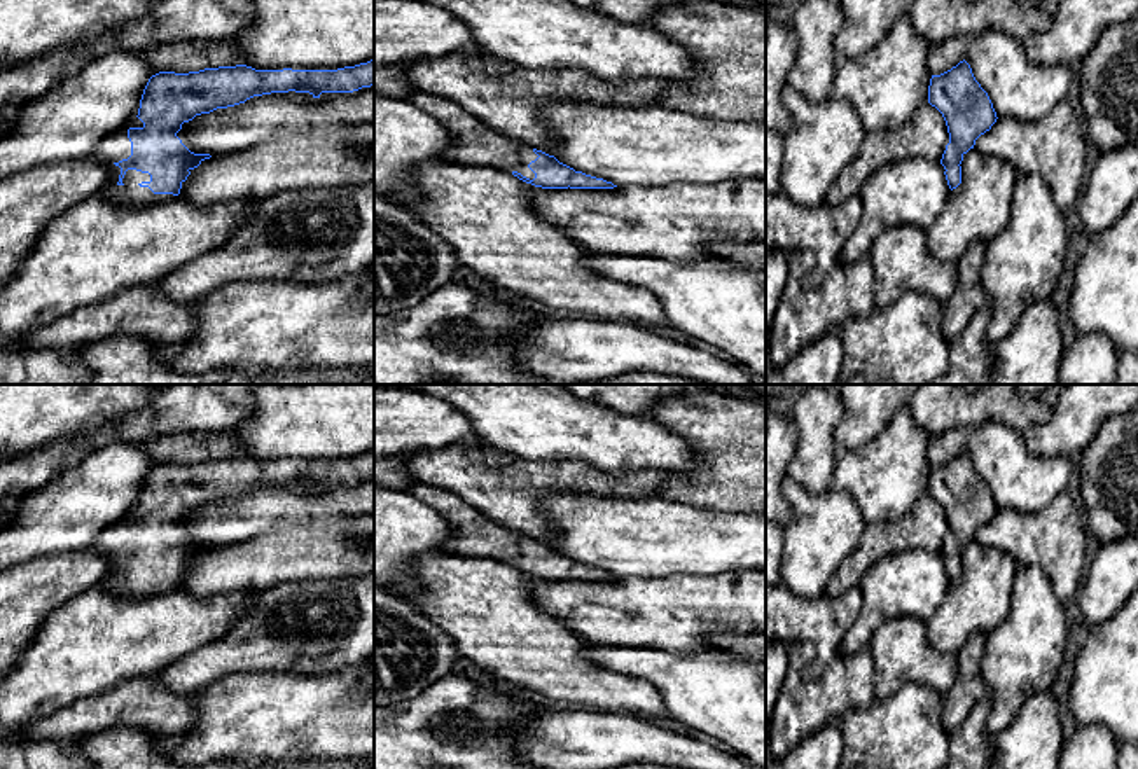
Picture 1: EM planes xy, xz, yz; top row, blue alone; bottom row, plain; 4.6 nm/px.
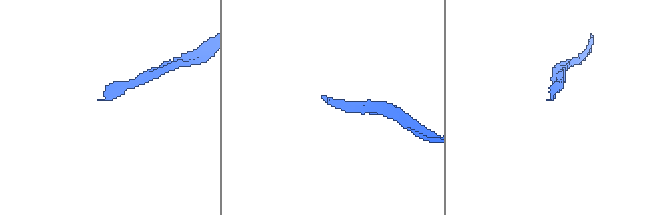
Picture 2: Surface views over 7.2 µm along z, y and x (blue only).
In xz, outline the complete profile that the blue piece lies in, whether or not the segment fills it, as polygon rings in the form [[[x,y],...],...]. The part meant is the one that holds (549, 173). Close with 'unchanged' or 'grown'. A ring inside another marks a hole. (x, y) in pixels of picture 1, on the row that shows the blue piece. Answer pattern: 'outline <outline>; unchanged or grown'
outline [[[413,89],[409,101],[437,119],[451,136],[451,145],[444,152],[448,161],[495,168],[542,189],[617,187],[603,178],[575,171],[554,156],[503,136],[446,98]]]; grown

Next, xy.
outline [[[374,58],[337,70],[255,70],[246,65],[152,75],[138,115],[100,140],[93,154],[115,164],[100,196],[119,206],[150,206],[180,194],[182,184],[210,154],[191,152],[177,133],[196,115],[271,93],[353,93],[374,86]]]; grown

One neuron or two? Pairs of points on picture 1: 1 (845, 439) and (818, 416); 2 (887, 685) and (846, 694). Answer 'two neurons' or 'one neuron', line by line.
1: two neurons
2: two neurons

